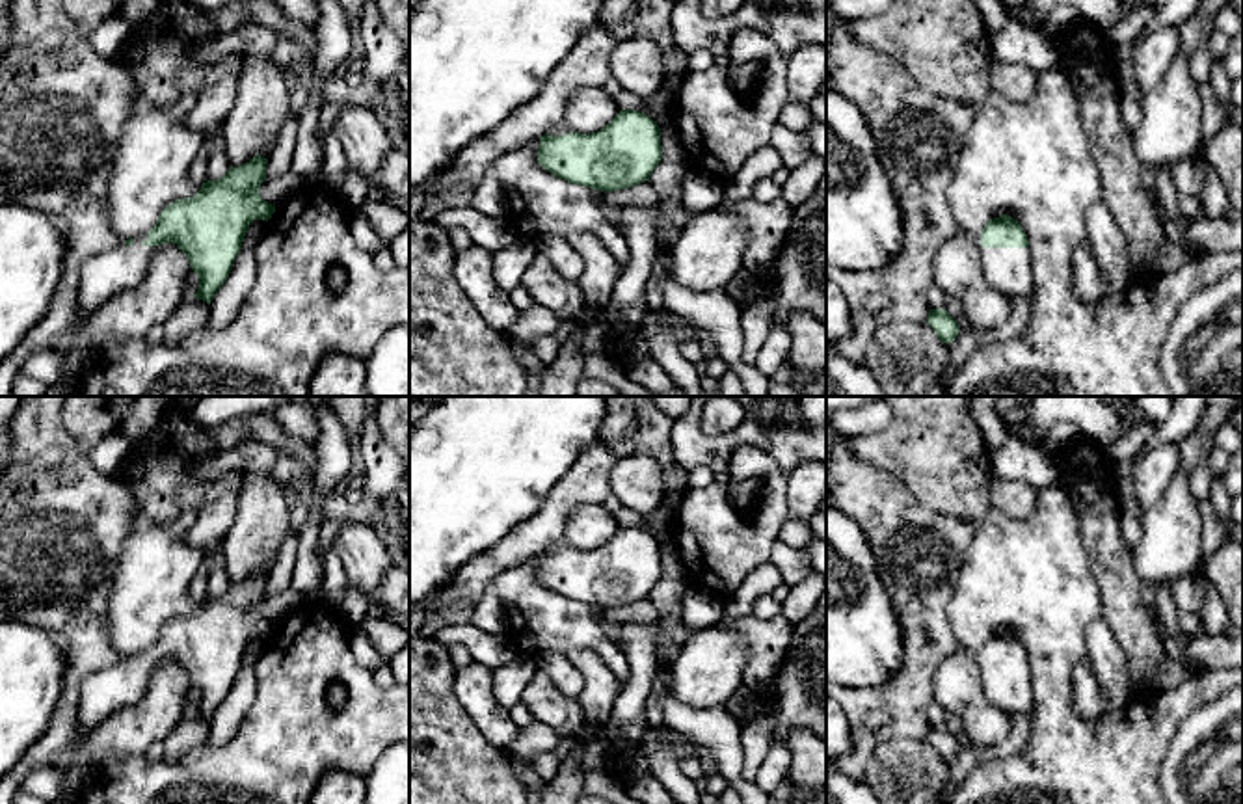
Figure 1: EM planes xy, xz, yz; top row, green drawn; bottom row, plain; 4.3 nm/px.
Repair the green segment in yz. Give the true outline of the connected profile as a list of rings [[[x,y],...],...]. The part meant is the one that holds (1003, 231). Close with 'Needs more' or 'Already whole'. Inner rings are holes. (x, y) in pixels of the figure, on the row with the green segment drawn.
[[[1003,214],[990,220],[975,236],[982,272],[992,288],[1009,300],[1033,290],[1033,255],[1023,227]]]. Needs more

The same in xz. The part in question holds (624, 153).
[[[620,110],[605,128],[592,134],[571,132],[558,125],[540,138],[538,147],[538,164],[555,177],[605,194],[649,181],[661,160],[661,128],[649,115],[636,110]]]. Needs more

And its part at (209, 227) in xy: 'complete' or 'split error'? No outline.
split error

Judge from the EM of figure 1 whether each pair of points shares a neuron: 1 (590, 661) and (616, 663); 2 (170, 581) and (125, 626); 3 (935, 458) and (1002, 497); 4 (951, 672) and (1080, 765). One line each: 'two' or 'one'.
1: two
2: one
3: two
4: two

